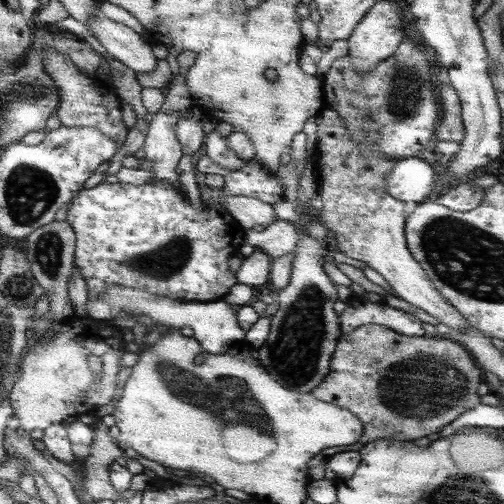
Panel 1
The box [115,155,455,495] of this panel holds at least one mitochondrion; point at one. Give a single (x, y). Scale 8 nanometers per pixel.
(297, 354)

